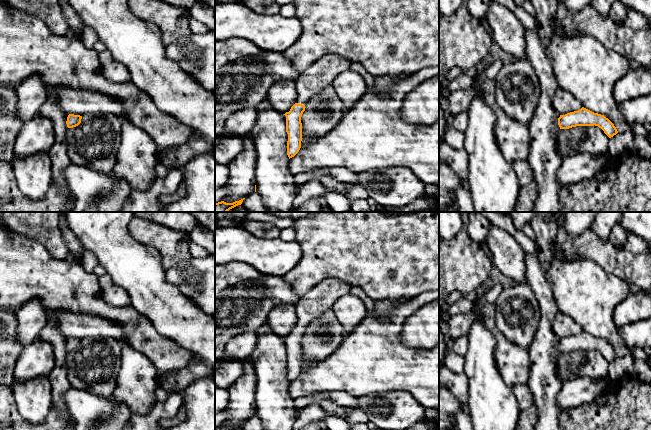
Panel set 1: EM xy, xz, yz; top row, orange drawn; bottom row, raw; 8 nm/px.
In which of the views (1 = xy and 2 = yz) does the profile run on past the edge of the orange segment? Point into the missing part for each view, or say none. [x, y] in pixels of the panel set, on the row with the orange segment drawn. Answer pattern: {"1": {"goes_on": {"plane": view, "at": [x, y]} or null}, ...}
{"1": {"goes_on": null}, "2": {"goes_on": null}}

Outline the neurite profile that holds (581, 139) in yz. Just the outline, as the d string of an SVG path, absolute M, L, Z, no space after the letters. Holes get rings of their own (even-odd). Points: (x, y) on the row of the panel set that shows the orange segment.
M576 126L560 129L557 145L562 158L578 153L599 157L609 155L610 138L598 126Z

